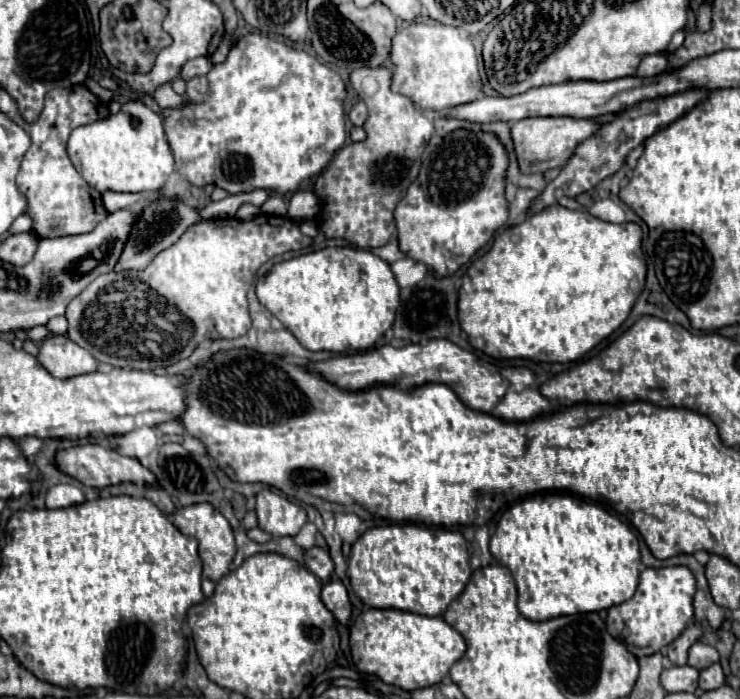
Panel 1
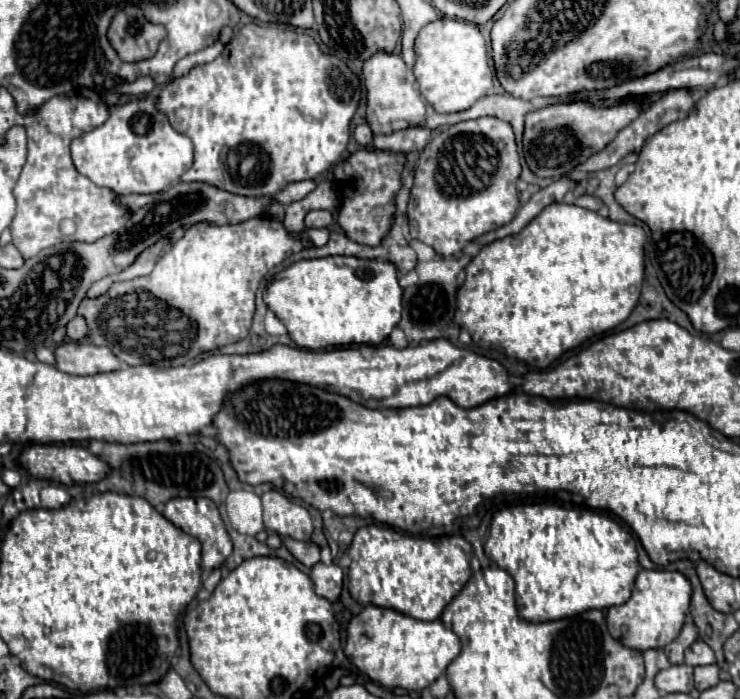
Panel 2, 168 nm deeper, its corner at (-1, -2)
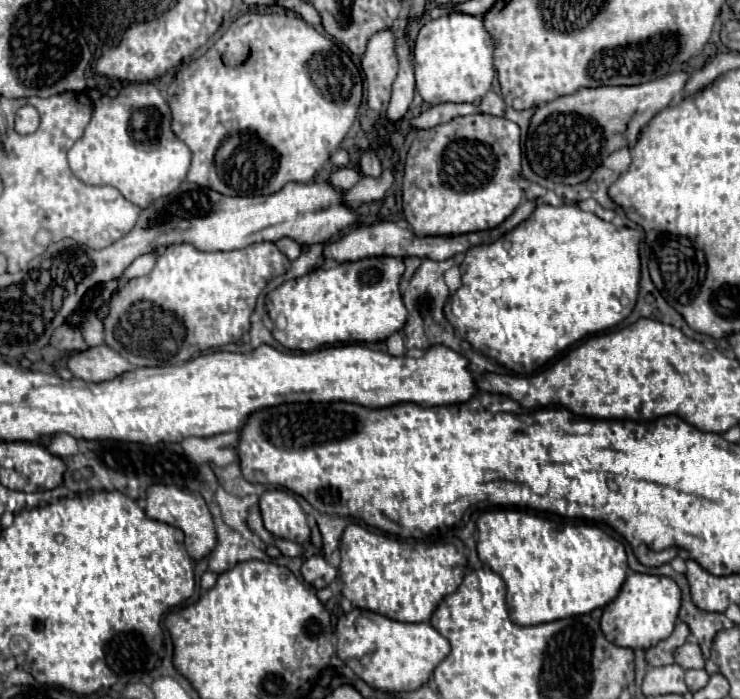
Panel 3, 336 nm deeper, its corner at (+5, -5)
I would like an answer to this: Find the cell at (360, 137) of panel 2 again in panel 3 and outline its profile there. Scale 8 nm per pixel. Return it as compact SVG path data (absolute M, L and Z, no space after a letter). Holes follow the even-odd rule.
M370 149L360 151L360 167L362 167L362 173L370 175L370 177L380 177L380 173L382 173L380 161Z

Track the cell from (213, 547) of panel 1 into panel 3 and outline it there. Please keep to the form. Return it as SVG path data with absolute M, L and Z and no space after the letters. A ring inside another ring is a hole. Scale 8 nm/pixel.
M152 485L148 489L148 497L146 497L146 515L150 519L156 519L156 521L162 521L162 523L168 523L172 527L182 529L184 535L186 535L188 555L194 561L208 557L208 553L214 551L214 547L218 543L216 529L214 529L214 523L212 523L212 515L210 515L208 505L206 505L206 501L200 493L178 489L174 485Z

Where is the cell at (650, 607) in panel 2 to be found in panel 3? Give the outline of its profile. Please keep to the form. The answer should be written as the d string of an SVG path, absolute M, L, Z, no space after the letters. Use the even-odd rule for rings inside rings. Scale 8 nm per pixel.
M630 573L618 597L604 607L600 627L608 641L630 649L650 649L670 637L680 609L680 589L670 577Z

